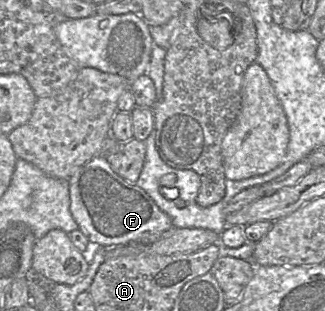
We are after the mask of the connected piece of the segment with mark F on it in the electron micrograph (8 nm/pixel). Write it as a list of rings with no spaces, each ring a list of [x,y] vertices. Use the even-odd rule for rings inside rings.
[[[104,155],[78,167],[68,178],[70,212],[88,240],[103,248],[129,243],[151,244],[173,228],[171,218],[136,184],[113,171]]]

